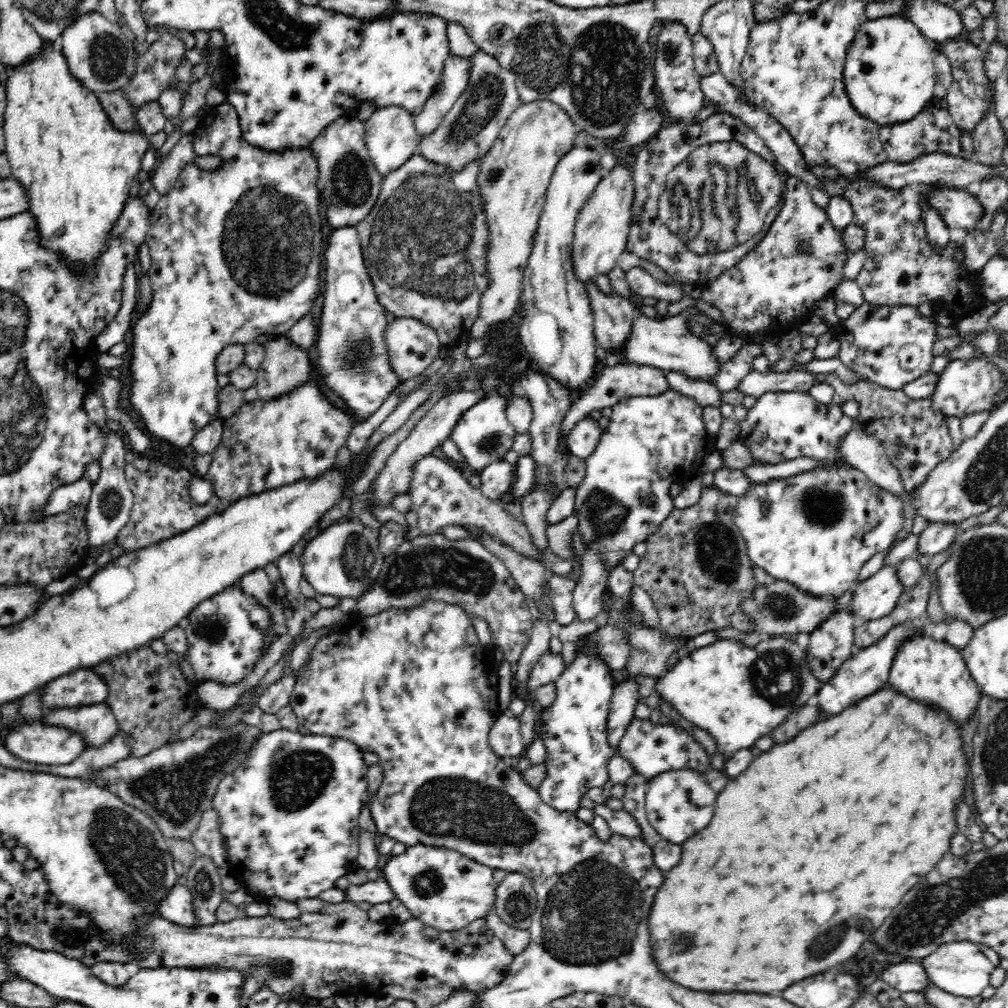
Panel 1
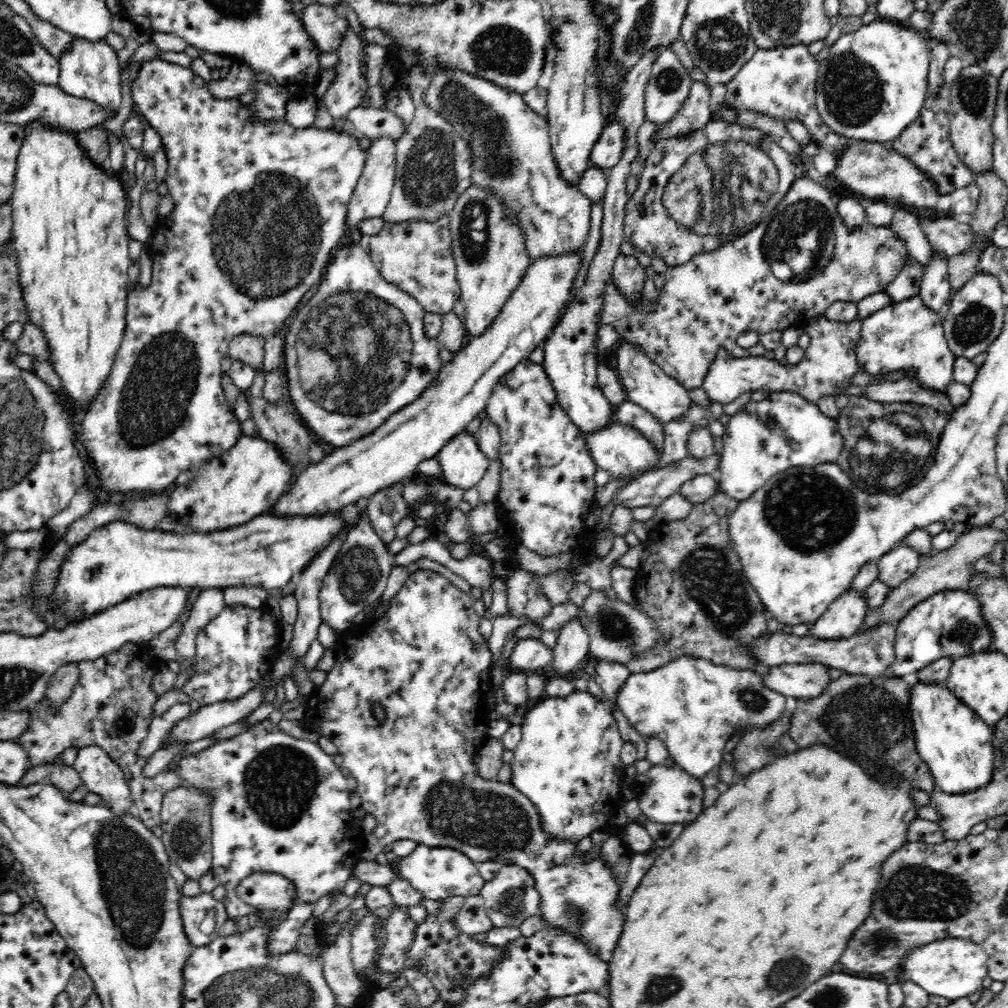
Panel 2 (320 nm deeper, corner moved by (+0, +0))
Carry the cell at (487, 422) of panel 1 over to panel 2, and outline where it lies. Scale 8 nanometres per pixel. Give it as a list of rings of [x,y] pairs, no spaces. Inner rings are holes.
[[[461,432],[438,453],[445,483],[464,492],[477,487],[489,468],[489,460],[478,449],[474,435]]]

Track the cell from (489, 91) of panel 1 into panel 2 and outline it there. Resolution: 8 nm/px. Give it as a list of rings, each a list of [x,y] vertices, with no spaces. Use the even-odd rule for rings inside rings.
[[[418,65],[408,67],[402,77],[402,88],[410,94],[415,114],[394,144],[396,178],[388,206],[381,216],[385,223],[436,222],[442,215],[450,214],[460,195],[470,186],[472,150],[466,138],[454,132],[453,126],[427,105],[425,93],[430,81]]]

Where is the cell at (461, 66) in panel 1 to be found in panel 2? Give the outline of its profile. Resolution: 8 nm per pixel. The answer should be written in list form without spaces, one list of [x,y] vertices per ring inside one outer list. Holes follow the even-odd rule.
[[[464,71],[438,73],[430,84],[425,93],[427,105],[451,124],[454,132],[465,137],[472,150],[470,185],[484,189],[502,201],[502,219],[520,227],[531,264],[540,258],[580,255],[588,240],[592,201],[559,173],[552,154],[547,118],[535,114],[524,102],[523,95],[510,93],[486,79]]]

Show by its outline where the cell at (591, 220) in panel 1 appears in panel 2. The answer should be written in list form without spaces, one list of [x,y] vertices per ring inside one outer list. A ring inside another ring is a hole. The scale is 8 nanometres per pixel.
[[[566,254],[556,258],[555,256],[540,258],[531,264],[494,322],[484,331],[484,334],[468,340],[466,345],[454,354],[452,361],[444,362],[442,370],[425,393],[396,414],[390,415],[390,418],[387,418],[372,434],[359,438],[348,446],[327,451],[321,462],[311,464],[296,477],[296,482],[291,484],[288,494],[280,498],[280,502],[276,503],[270,512],[286,514],[286,517],[294,517],[295,514],[300,514],[300,517],[312,517],[313,514],[345,511],[351,509],[353,503],[357,501],[367,500],[380,490],[416,476],[420,463],[426,459],[435,458],[451,438],[464,432],[464,428],[474,418],[482,416],[490,392],[494,390],[498,380],[504,374],[508,374],[519,362],[528,358],[532,350],[552,333],[554,322],[568,300],[570,286],[580,268],[581,260],[581,254]]]

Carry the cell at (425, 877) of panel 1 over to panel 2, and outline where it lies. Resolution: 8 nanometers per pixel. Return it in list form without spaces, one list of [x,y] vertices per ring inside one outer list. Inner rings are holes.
[[[418,845],[408,856],[402,857],[398,864],[398,872],[402,878],[430,900],[444,900],[450,897],[467,897],[480,894],[485,881],[463,852],[447,846]]]

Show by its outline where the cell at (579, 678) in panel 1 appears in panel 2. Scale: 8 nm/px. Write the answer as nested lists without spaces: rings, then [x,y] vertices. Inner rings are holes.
[[[577,690],[567,697],[543,696],[523,717],[521,734],[520,743],[512,750],[513,757],[509,761],[511,778],[508,783],[536,807],[542,831],[548,833],[547,839],[562,839],[576,844],[596,830],[606,830],[606,822],[614,820],[628,791],[625,768],[620,760],[625,742],[606,705],[589,692]]]

